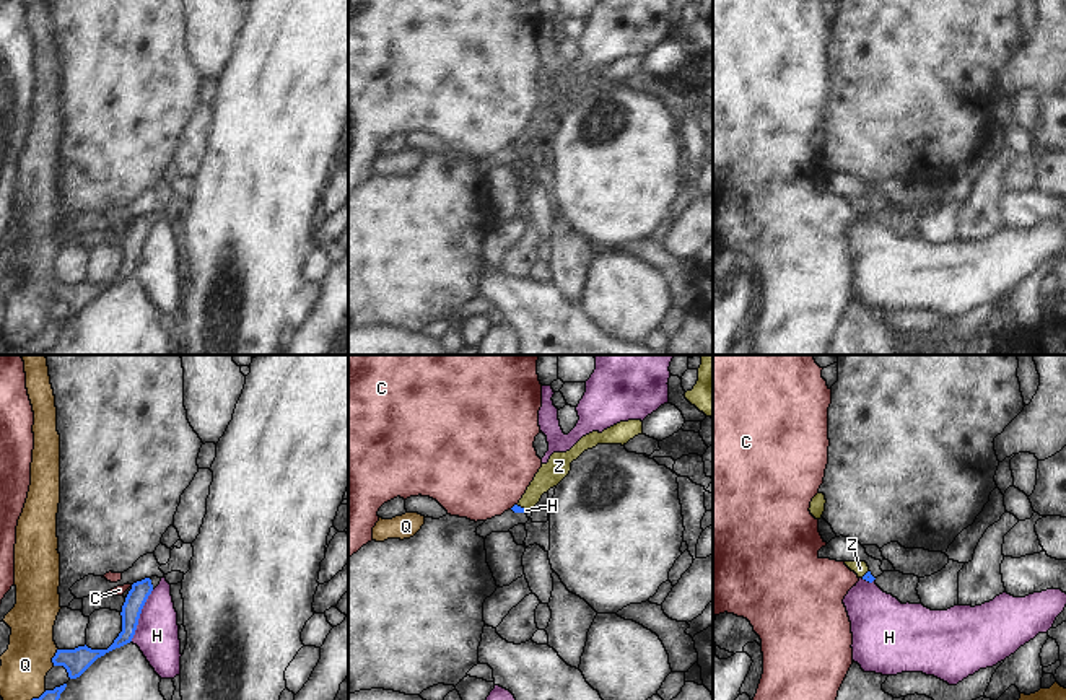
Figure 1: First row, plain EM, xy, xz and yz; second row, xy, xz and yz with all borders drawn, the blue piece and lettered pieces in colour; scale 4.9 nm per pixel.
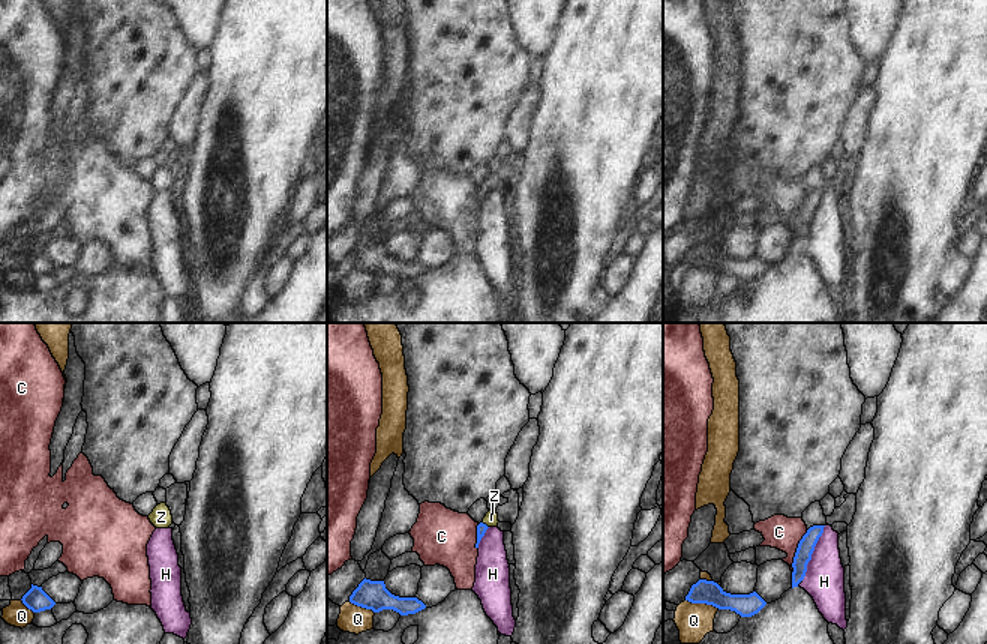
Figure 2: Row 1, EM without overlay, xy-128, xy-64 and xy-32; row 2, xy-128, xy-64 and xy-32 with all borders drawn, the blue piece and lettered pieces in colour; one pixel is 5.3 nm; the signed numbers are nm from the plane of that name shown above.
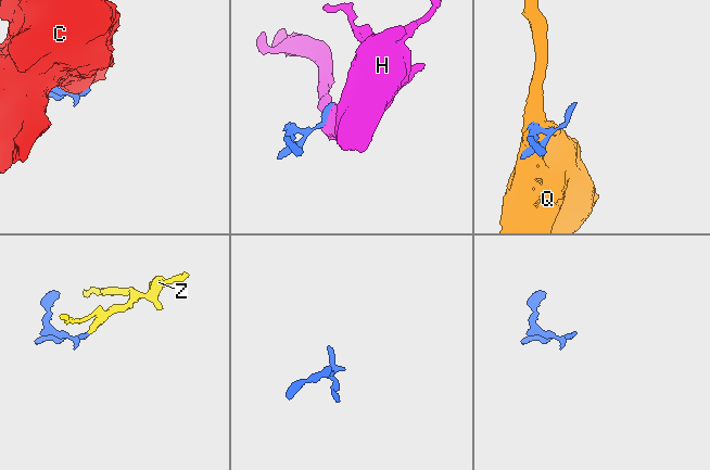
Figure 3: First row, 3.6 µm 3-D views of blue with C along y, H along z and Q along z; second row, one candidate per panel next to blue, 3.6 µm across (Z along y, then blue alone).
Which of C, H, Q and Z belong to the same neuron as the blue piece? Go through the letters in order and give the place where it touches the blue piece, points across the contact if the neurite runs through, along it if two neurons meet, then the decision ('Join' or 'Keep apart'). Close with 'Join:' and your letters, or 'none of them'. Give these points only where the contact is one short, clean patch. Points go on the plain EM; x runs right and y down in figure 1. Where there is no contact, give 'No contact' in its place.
C: Touches blue at xz (515, 140). Boundary: xz (516, 139), (510, 144). Keep apart
H: Touches blue at xy (139, 251). Boundary: xy (153, 225), (131, 275). Keep apart
Q: Touches blue at xy (54, 292). Keep apart
Z: Touches blue at xz (519, 142). Path across: xz (515, 144), (519, 142), (550, 109). Join
Join: Z

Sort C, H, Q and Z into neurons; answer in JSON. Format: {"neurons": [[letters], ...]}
{"neurons": [["C"], ["H"], ["Q"], ["Z"]]}

